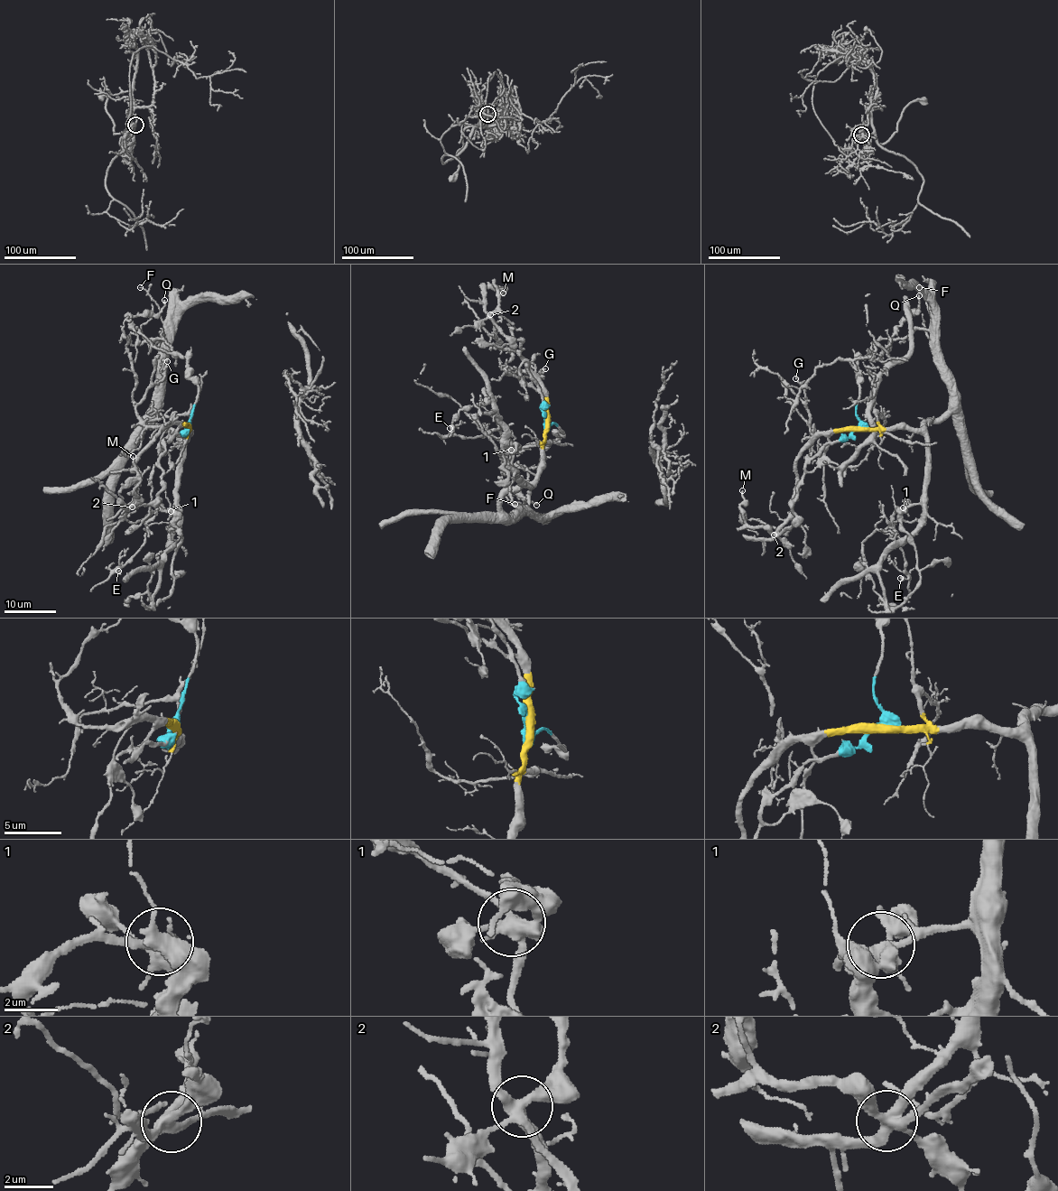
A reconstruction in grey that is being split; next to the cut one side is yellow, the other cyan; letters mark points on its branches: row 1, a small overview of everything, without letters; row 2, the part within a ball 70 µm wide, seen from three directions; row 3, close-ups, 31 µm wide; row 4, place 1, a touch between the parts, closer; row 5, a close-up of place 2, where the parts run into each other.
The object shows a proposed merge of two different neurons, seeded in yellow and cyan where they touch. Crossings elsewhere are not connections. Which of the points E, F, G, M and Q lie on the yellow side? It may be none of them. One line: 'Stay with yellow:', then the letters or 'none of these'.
Stay with yellow: E, F, G

